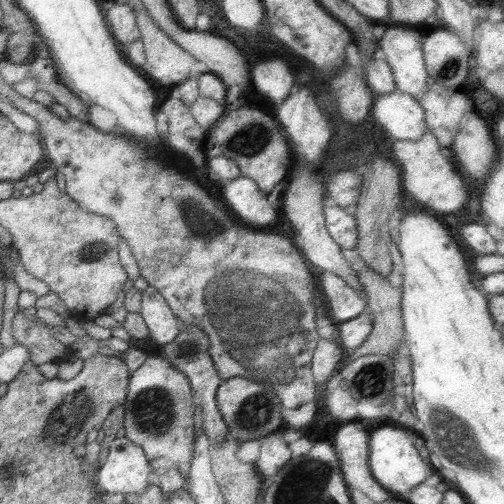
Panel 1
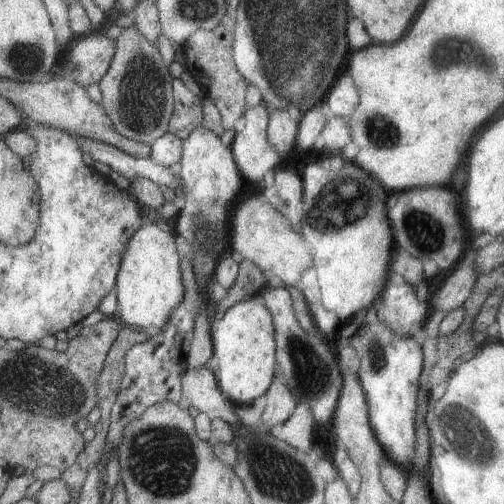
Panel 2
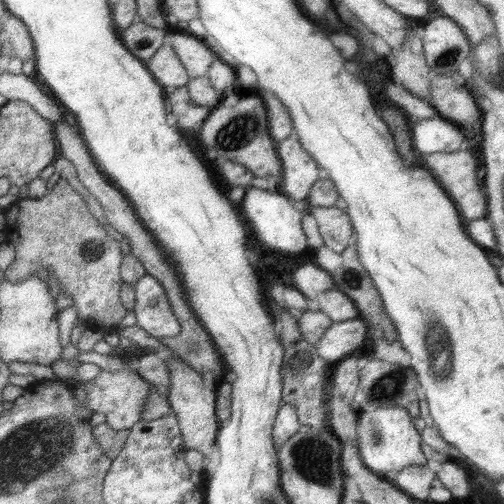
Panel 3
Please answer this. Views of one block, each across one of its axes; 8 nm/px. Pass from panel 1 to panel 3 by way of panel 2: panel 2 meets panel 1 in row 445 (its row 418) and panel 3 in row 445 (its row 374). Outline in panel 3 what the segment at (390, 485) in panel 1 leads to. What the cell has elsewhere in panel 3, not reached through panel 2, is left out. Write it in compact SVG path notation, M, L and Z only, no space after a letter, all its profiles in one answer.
M367 404L357 418L357 442L361 464L367 466L377 478L385 478L387 472L401 472L405 466L427 466L425 454L421 452L421 434L413 428L413 418L409 410L399 406L375 408Z

